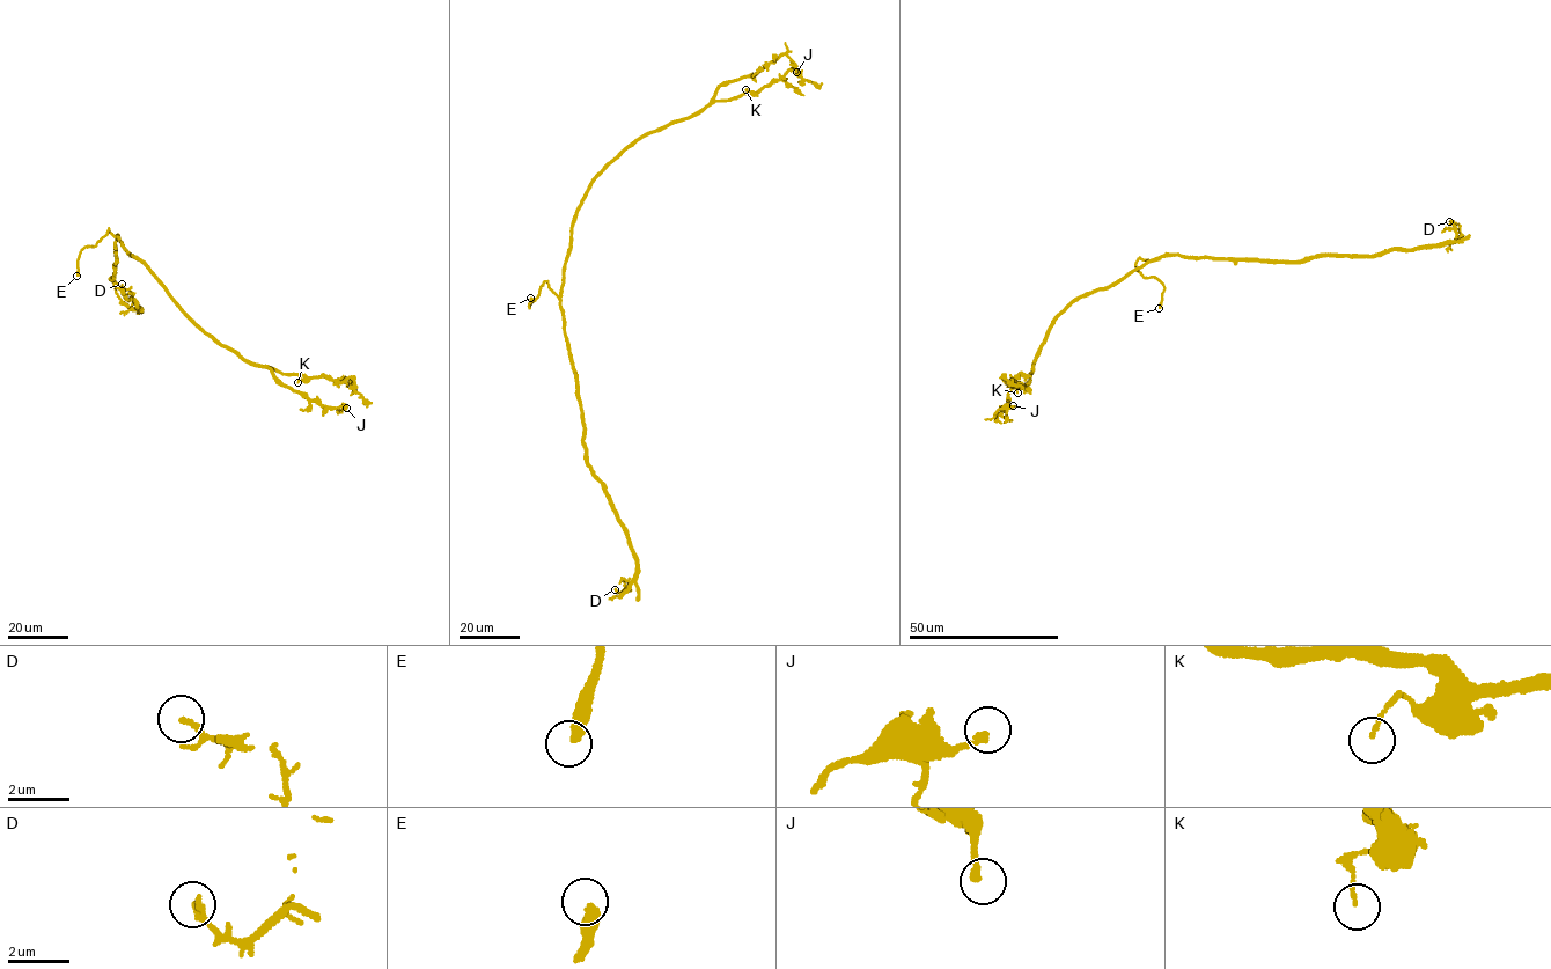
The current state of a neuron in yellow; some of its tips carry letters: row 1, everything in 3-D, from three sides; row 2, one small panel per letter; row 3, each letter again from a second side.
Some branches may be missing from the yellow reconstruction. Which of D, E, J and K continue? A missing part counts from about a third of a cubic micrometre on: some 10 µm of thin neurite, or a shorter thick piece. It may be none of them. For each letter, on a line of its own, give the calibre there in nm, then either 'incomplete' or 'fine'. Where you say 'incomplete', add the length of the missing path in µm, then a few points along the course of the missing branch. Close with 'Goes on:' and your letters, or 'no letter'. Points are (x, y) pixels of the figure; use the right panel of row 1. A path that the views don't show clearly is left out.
D: 120 nm thick; fine
E: 360 nm thick; incomplete; about 5 µm are missing
J: 240 nm thick; fine
K: 110 nm thick; fine
Goes on: E

